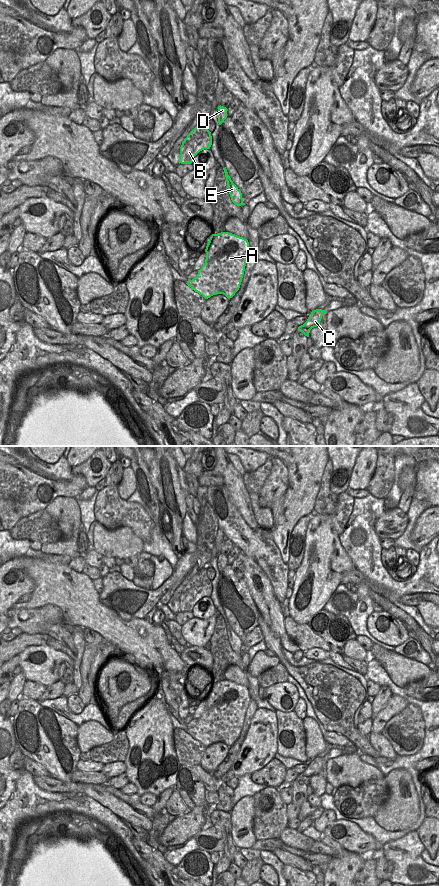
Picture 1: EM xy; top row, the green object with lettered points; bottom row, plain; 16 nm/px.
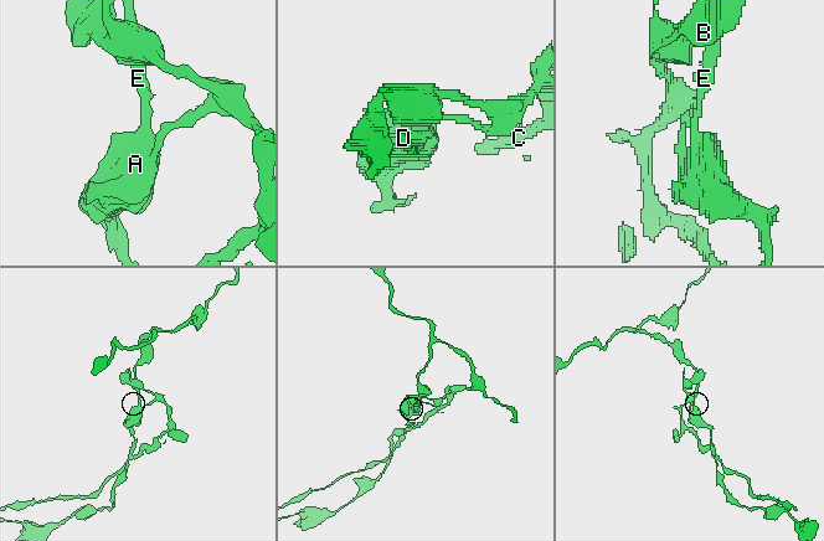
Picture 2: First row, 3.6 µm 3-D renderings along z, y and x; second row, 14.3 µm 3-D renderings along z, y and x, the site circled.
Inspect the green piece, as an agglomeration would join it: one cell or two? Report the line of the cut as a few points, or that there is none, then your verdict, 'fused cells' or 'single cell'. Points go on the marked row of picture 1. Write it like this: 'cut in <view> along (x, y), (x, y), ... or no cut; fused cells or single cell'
cut in xy along (241, 204), (237, 205); fused cells

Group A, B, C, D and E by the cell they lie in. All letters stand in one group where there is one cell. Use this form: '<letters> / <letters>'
A B C / D E

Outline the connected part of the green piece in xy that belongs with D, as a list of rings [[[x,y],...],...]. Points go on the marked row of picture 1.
[[[218,106],[218,113],[217,113],[217,118],[218,118],[218,123],[221,125],[224,120],[227,118],[227,111],[228,109],[224,106]]]

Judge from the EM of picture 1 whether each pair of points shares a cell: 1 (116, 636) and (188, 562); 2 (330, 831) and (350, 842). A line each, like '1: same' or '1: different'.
1: different
2: same

